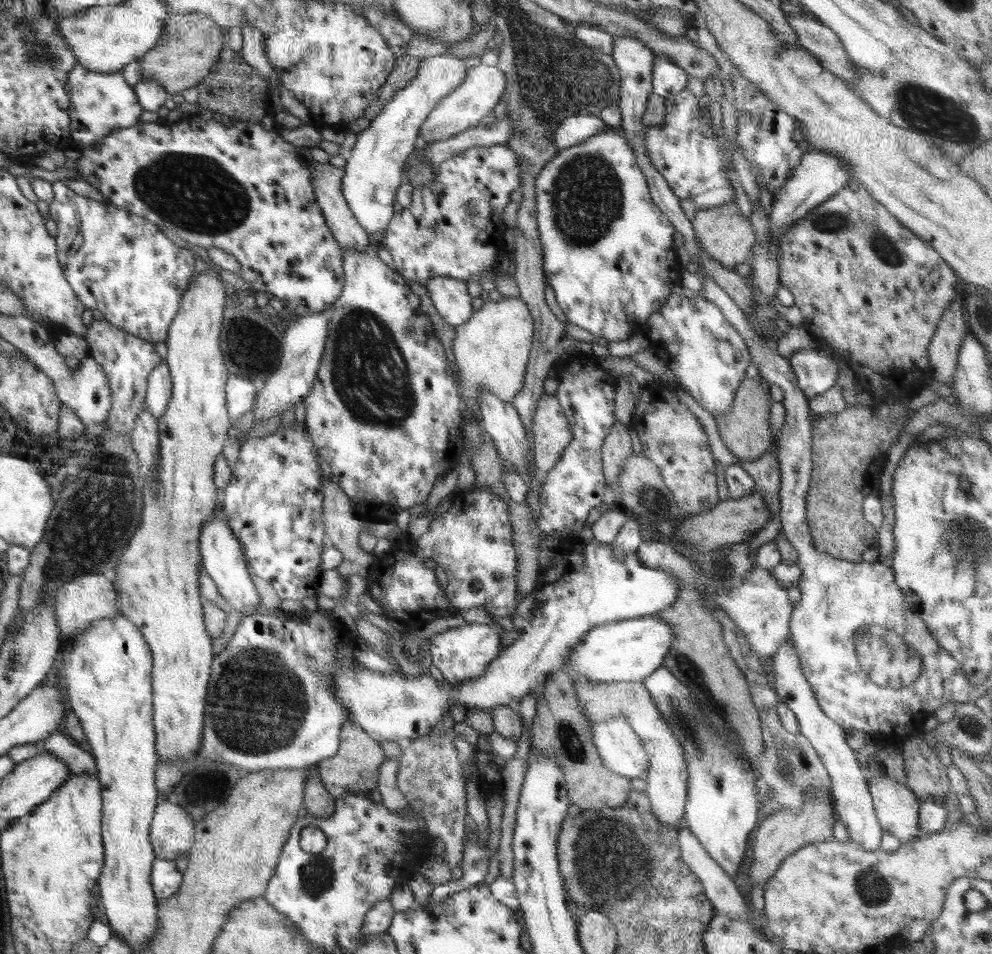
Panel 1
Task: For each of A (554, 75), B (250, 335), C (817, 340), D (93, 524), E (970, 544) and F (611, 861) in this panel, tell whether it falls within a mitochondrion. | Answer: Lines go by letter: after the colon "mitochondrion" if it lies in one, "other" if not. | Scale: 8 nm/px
A: mitochondrion
B: mitochondrion
C: other
D: mitochondrion
E: mitochondrion
F: mitochondrion

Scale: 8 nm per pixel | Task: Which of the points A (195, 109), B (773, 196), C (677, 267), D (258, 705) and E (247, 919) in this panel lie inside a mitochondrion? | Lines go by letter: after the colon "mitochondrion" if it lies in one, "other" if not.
A: other
B: other
C: other
D: mitochondrion
E: other

